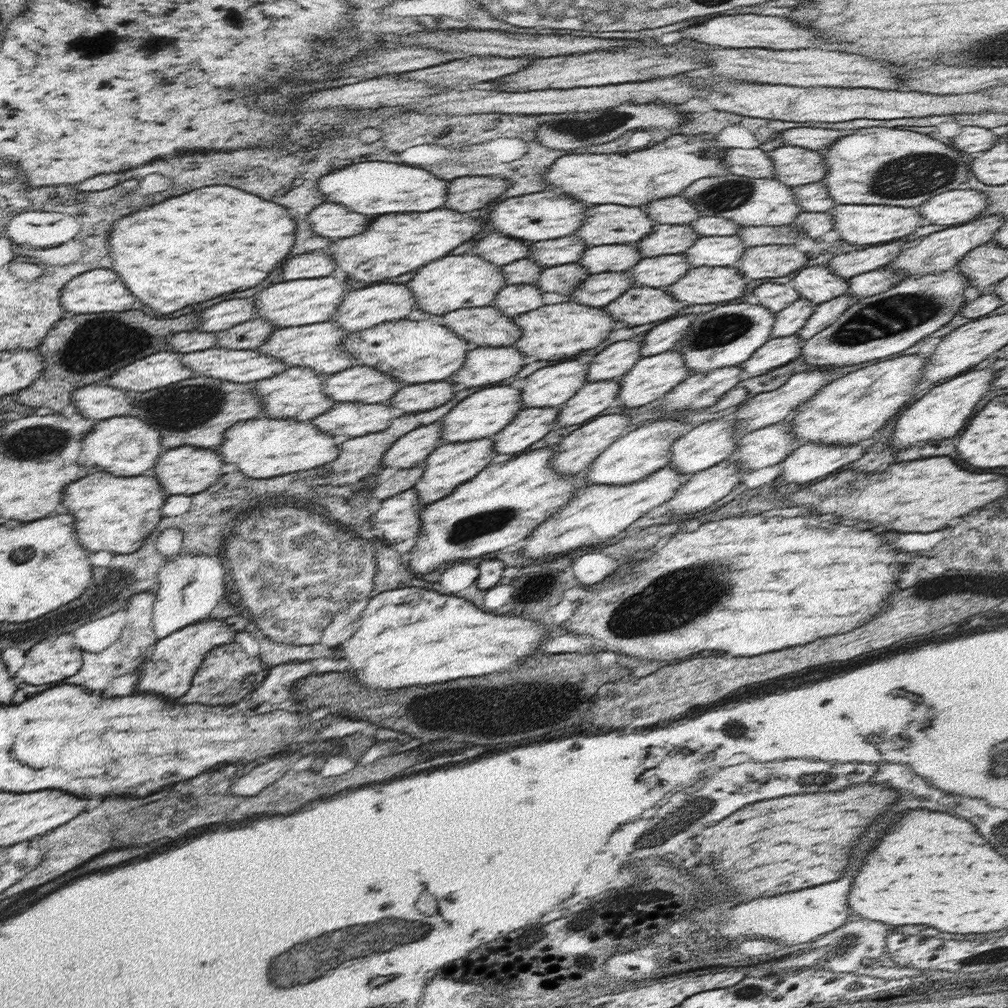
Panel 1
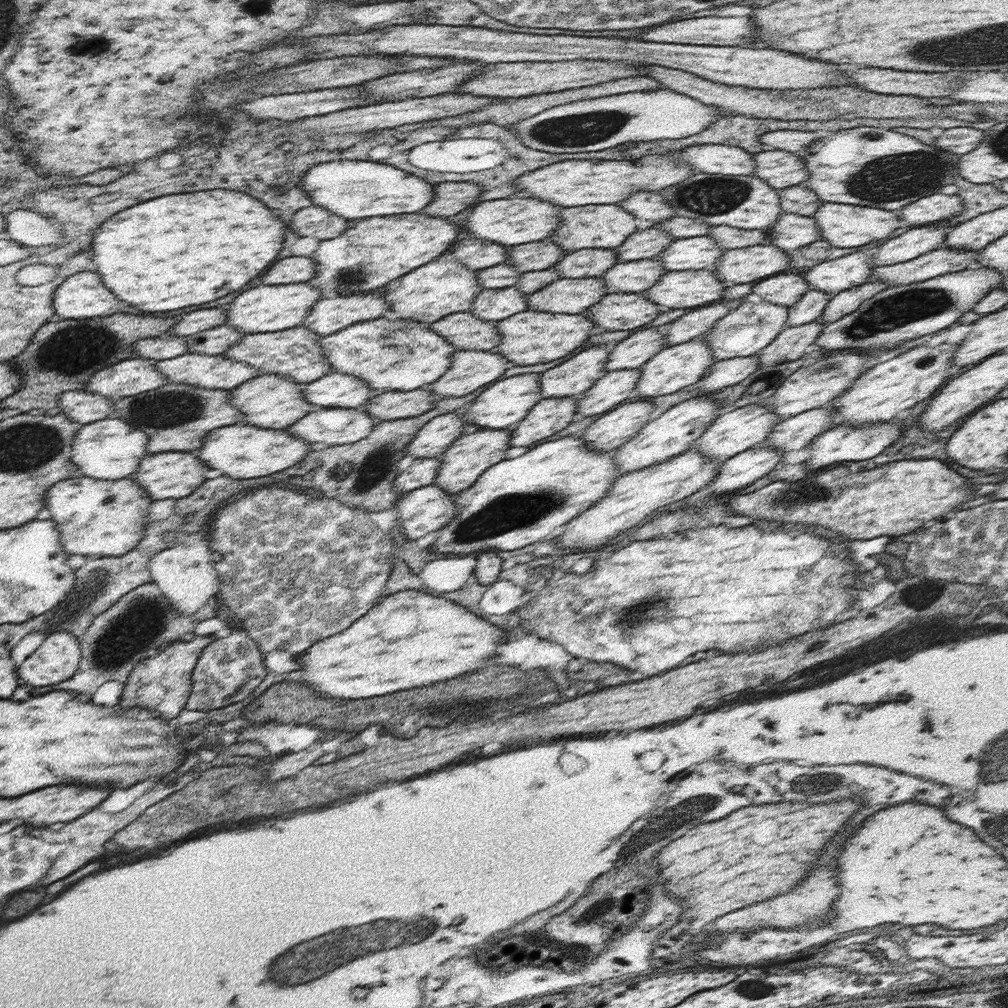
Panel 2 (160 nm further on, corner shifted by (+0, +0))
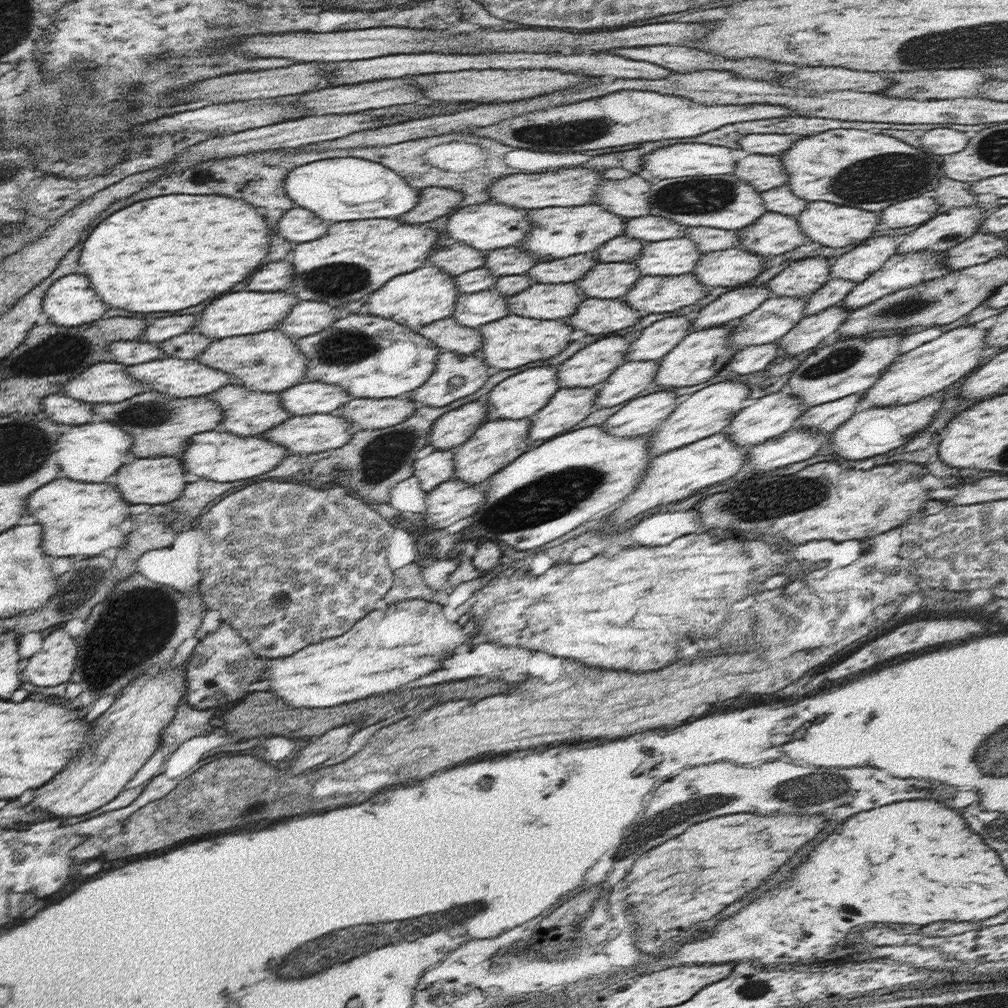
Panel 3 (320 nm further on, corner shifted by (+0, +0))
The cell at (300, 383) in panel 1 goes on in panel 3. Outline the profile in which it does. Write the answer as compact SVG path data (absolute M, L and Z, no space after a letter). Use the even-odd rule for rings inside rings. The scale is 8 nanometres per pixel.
M230 382L224 388L216 391L213 396L218 403L218 407L220 407L220 411L224 413L220 429L238 436L261 435L292 416L282 407L282 394L278 392L260 393L248 391L244 385L232 384Z

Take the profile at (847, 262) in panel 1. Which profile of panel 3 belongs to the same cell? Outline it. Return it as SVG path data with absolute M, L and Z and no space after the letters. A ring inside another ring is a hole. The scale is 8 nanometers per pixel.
M954 207L905 235L897 253L948 251L979 231L987 213L980 207Z

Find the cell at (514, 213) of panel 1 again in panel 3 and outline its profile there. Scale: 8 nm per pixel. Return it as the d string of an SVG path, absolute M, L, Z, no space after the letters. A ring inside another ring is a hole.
M484 202L476 206L460 208L456 214L448 218L446 234L448 237L465 242L476 250L491 251L499 248L506 248L512 245L519 245L523 238L532 228L531 220L528 220L530 210L516 210L515 206L502 206L496 202Z

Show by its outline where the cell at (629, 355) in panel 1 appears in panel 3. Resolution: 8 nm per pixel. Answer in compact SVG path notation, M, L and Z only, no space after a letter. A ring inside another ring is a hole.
M688 310L684 315L663 318L644 328L628 347L625 362L662 359L689 333L692 315L693 311Z

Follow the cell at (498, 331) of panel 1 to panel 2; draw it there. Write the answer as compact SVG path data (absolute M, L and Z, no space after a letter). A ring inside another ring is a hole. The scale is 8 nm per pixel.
M471 310L443 316L430 327L450 342L456 351L490 351L500 344L501 336L496 322L480 320Z

